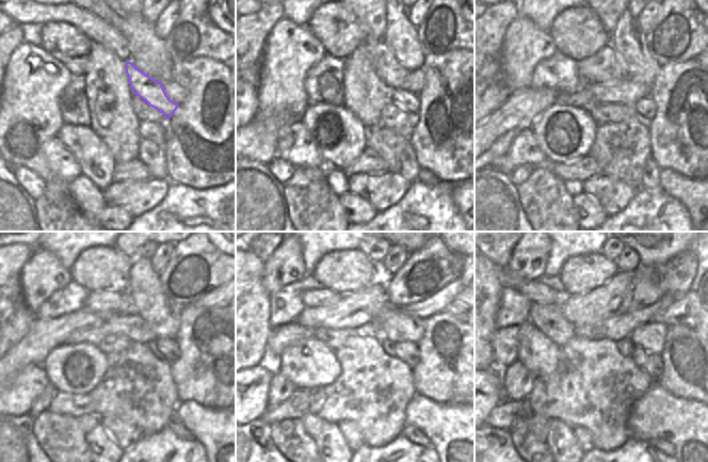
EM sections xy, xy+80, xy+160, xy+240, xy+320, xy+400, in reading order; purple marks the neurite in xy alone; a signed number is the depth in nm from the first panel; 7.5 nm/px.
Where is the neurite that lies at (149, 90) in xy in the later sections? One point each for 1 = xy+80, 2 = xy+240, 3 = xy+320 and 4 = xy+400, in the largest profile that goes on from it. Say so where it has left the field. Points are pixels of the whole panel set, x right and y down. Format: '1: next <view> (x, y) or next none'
1: next xy+80 (388, 70)
2: next xy+240 (116, 303)
3: next xy+320 (323, 297)
4: next xy+400 (537, 292)

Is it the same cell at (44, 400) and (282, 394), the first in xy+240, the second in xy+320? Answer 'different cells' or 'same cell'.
same cell

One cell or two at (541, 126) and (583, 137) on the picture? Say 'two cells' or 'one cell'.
one cell

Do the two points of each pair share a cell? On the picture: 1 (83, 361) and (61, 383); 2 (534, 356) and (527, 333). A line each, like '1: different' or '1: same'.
1: same
2: same

